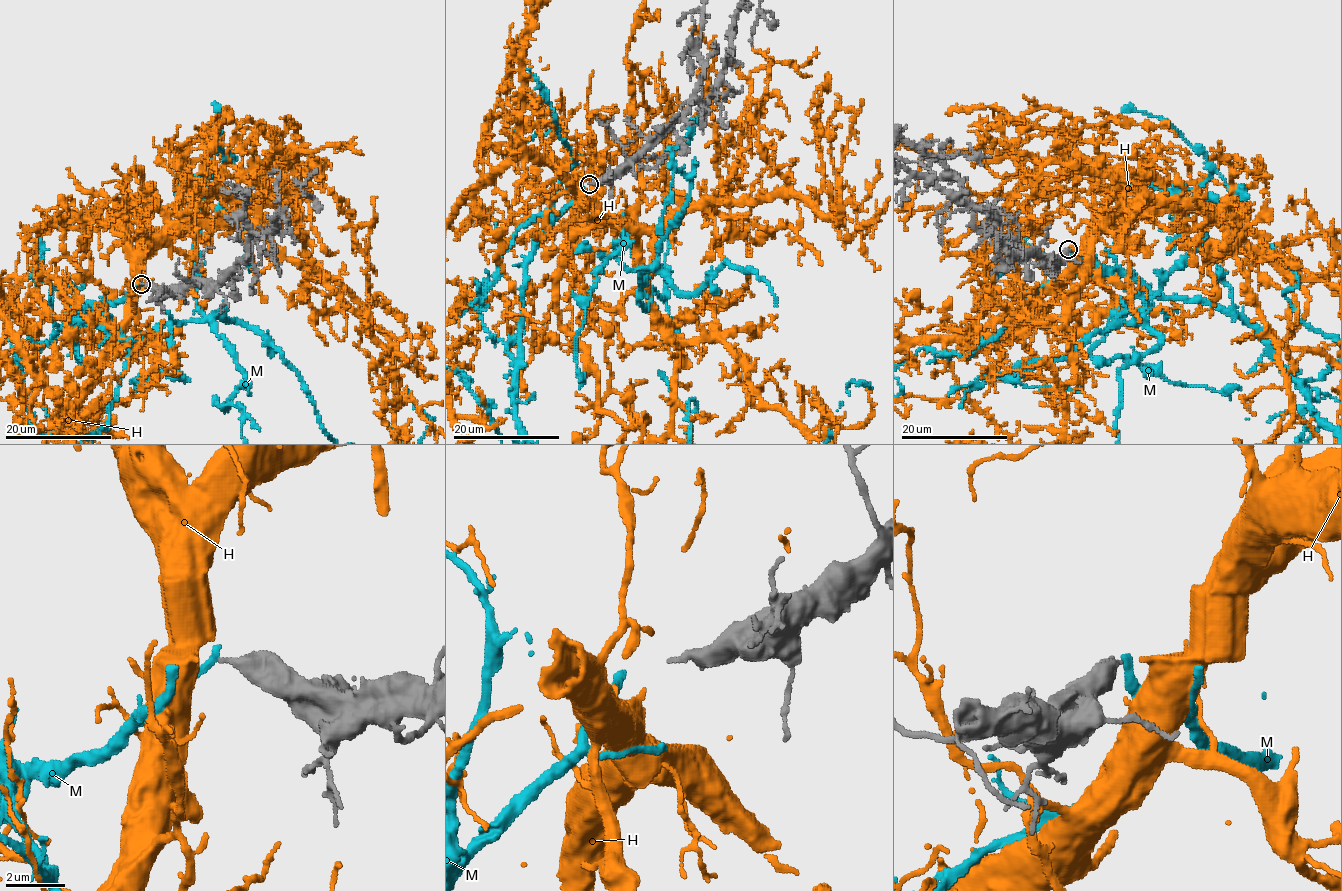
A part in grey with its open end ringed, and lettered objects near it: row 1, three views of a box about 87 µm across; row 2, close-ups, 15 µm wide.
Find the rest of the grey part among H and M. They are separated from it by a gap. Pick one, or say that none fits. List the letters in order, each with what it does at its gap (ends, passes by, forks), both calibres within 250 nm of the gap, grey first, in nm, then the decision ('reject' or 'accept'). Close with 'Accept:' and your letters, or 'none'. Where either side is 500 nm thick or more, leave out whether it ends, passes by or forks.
H: it ends there; 240 nm thick on the grey side, 340 nm on the other; accept
M: it ends there; 240 nm thick on the grey side, 280 nm on the other; reject
Accept: H

